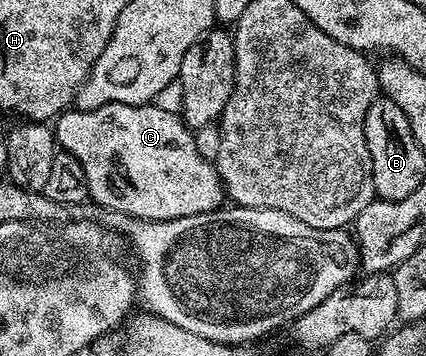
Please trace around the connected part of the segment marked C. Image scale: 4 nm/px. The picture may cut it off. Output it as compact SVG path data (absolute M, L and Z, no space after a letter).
M154 102L150 104L107 104L106 106L98 106L95 110L65 110L56 117L54 131L57 145L63 151L74 154L74 158L78 158L78 162L82 162L82 170L86 170L86 182L88 183L91 203L101 204L101 209L109 212L121 212L123 216L130 216L133 220L173 220L194 214L215 212L225 203L224 183L220 181L215 163L202 158L202 154L198 154L193 129L189 128L177 113L162 110Z

